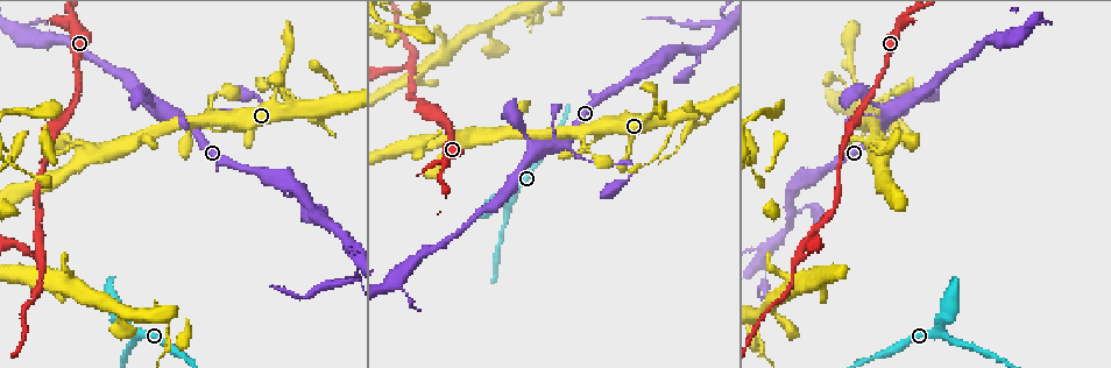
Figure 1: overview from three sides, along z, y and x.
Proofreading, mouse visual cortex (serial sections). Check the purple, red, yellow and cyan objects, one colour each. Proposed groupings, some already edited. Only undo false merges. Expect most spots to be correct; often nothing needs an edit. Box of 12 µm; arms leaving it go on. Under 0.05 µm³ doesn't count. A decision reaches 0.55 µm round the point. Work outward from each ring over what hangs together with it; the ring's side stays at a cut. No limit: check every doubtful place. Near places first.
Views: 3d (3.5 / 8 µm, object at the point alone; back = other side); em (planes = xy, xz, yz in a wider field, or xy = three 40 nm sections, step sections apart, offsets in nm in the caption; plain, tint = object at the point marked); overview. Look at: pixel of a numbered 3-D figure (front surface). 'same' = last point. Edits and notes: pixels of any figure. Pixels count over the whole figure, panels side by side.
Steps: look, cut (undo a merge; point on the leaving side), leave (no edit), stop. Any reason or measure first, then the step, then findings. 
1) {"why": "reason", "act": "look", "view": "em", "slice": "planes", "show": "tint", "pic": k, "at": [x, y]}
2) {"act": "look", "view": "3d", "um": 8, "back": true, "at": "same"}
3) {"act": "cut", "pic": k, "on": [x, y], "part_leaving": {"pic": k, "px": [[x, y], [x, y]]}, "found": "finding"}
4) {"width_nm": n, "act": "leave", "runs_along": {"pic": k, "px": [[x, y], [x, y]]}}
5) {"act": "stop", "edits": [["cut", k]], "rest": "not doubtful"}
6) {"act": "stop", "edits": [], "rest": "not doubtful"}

{"why": "thin arm on a thick one", "act": "look", "view": "3d", "um": 3.5, "pic": 1, "at": [565, 142]}

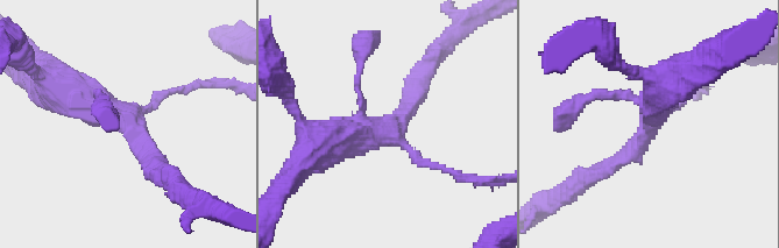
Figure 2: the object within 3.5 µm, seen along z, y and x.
{"why": "now the EM", "act": "look", "view": "em", "slice": "xy", "step": 3, "show": "tint", "pic": 2, "at": [132, 125]}

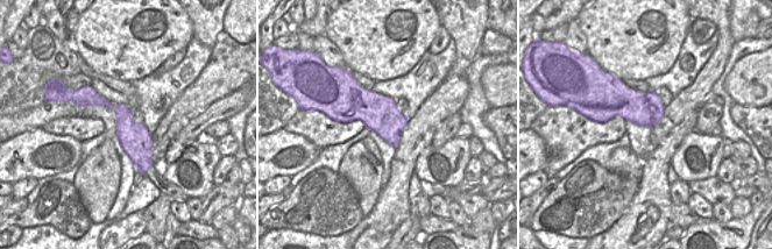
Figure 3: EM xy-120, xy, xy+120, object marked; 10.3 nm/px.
{"act": "look", "view": "em", "slice": "xy", "step": 5, "show": "tint", "at": "same"}

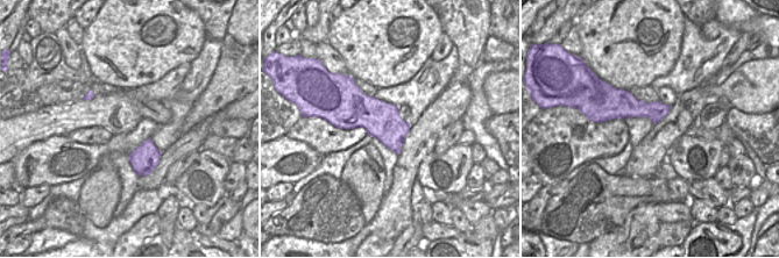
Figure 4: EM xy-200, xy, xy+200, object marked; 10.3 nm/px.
{"act": "leave", "runs_along": {"pic": 2, "px": [[162, 170], [124, 117], [62, 84]]}, "found": "all the same cell"}

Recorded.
{"why": "sharp bend", "act": "look", "view": "em", "slice": "xy", "step": 5, "show": "tint", "pic": 1, "at": [41, 252]}

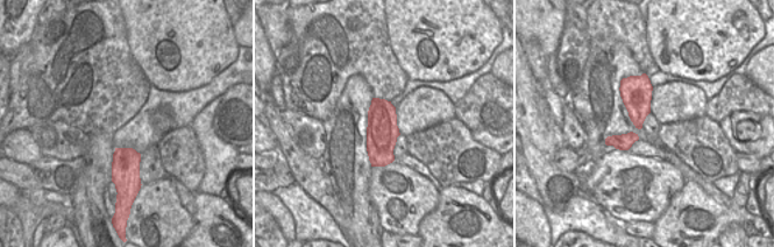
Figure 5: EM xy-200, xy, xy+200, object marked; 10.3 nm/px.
{"act": "look", "view": "3d", "um": 3.5, "back": true, "at": "same"}

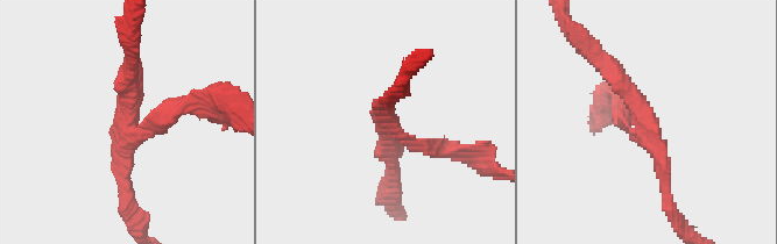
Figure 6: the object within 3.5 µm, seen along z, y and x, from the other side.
{"act": "leave", "found": "continuous, no second cell"}

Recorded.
{"why": "calibre changes", "act": "look", "view": "3d", "um": 3.5, "pic": 1, "at": [341, 282]}

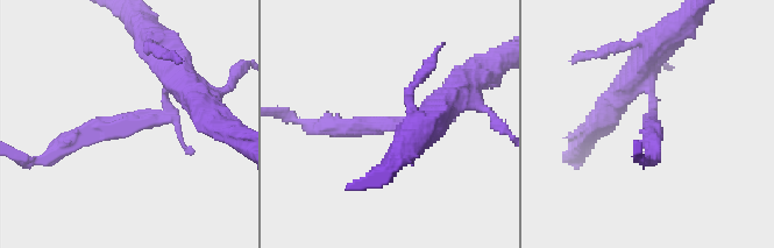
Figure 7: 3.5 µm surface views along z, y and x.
{"act": "look", "view": "em", "slice": "xy", "step": 1, "show": "tint", "pic": 7, "at": [651, 124]}

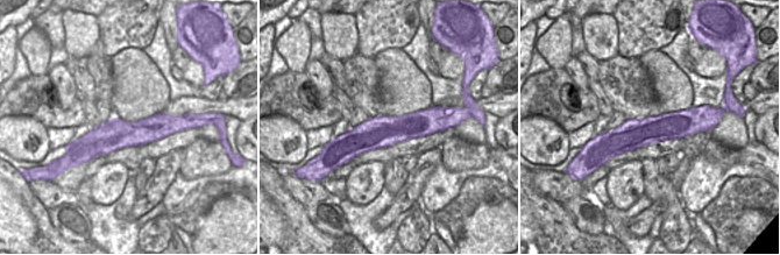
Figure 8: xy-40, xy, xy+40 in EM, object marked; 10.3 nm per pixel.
{"act": "look", "view": "em", "slice": "planes", "show": "tint", "at": "same"}

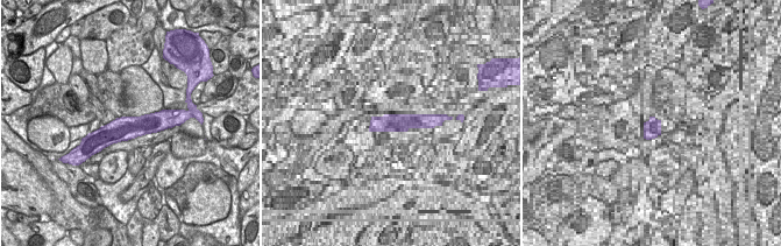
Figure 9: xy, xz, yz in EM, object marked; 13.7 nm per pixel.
{"arm_widths_nm": [150, 250], "act": "leave", "runs_along": {"pic": 7, "px": [[172, 78], [150, 121], [54, 149]]}, "found": "continuous, no second cell"}

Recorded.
{"act": "stop", "edits": [], "rest": "not doubtful"}

